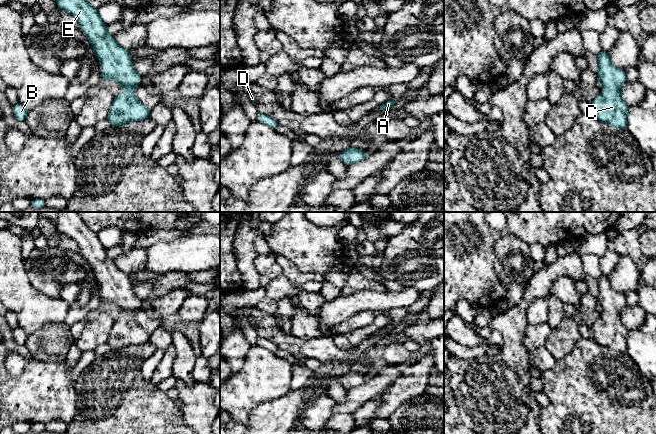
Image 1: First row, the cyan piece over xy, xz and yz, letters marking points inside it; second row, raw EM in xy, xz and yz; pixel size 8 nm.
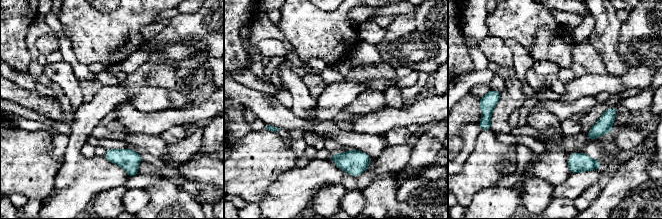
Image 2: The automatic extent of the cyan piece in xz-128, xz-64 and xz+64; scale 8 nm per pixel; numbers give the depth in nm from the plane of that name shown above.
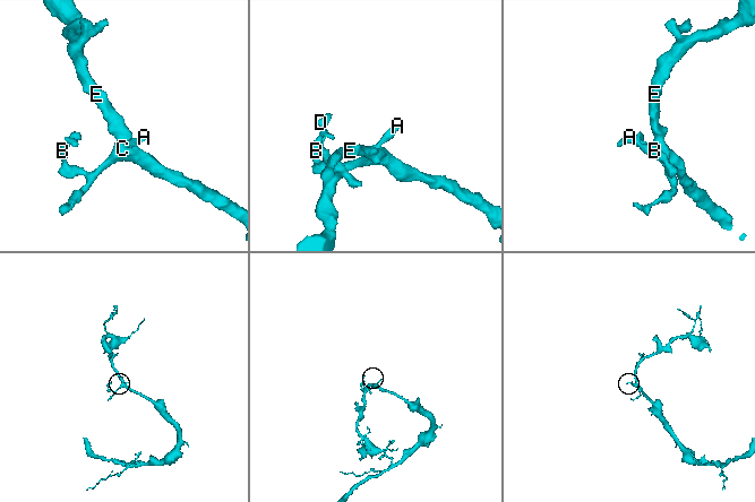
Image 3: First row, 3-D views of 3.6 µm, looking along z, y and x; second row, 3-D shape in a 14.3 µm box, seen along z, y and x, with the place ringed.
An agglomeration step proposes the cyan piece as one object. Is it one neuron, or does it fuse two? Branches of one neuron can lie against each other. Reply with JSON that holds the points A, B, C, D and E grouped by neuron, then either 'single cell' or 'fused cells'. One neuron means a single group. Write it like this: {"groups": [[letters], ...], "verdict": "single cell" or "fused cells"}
{"groups": [["A", "B", "C", "D", "E"]], "verdict": "single cell"}

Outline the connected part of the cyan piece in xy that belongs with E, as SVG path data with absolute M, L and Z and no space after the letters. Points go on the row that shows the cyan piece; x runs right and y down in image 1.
M56 0L58 8L72 14L79 22L81 31L89 39L92 49L101 62L101 75L105 83L109 80L118 81L125 88L123 92L114 97L107 116L111 126L119 125L148 119L150 109L140 103L132 89L135 86L141 85L141 76L132 67L132 60L128 50L120 47L114 37L109 35L106 30L106 25L99 16L98 10L92 7L86 0Z

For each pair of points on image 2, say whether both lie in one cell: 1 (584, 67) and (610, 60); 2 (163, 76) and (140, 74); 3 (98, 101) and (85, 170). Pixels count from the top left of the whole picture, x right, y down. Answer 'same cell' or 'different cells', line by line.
1: different cells
2: same cell
3: same cell

